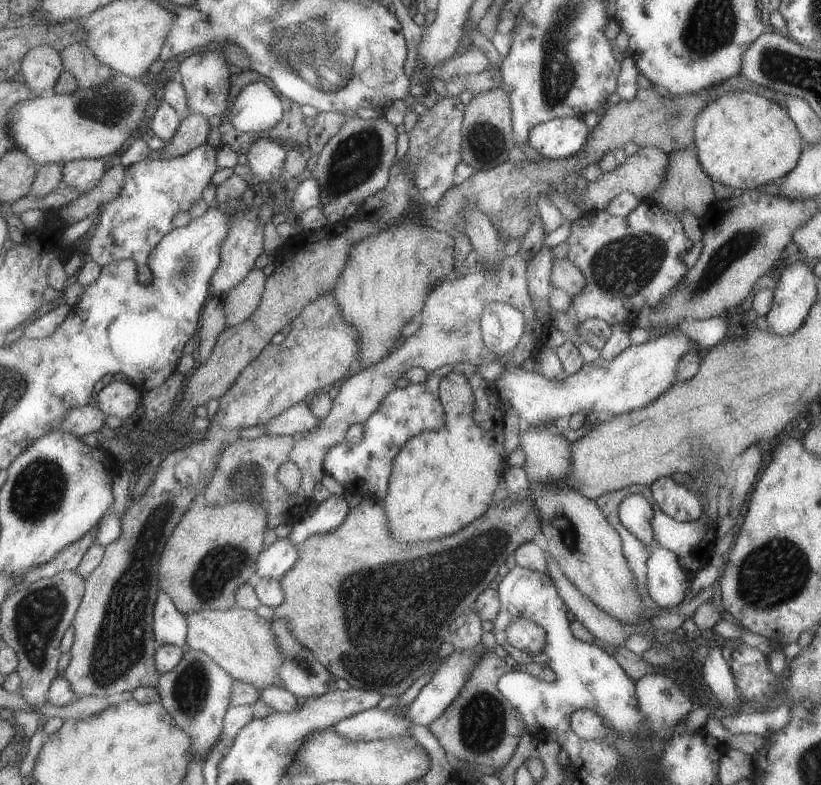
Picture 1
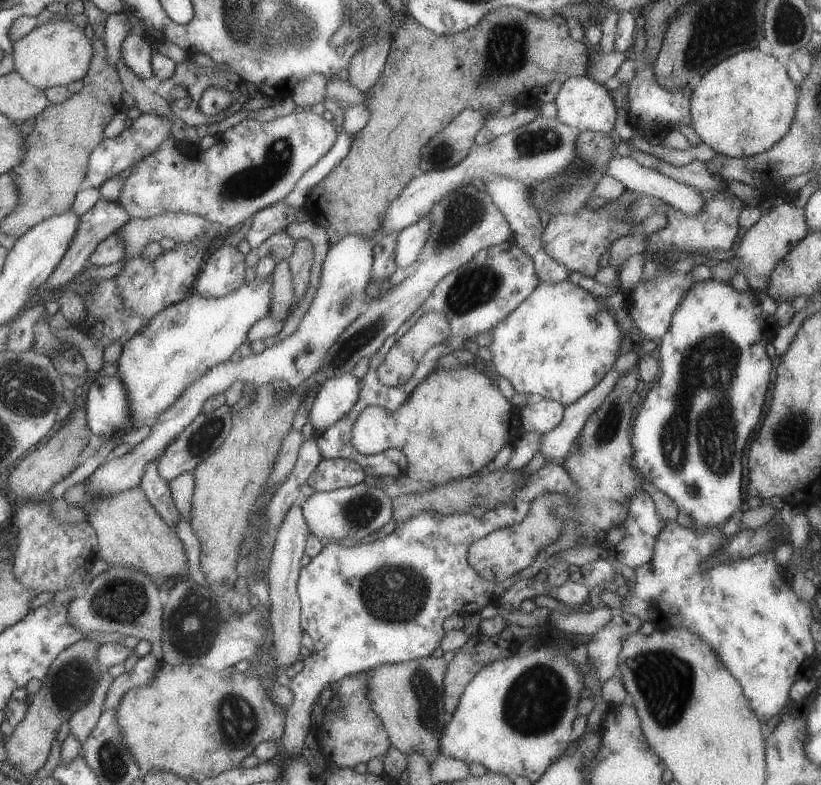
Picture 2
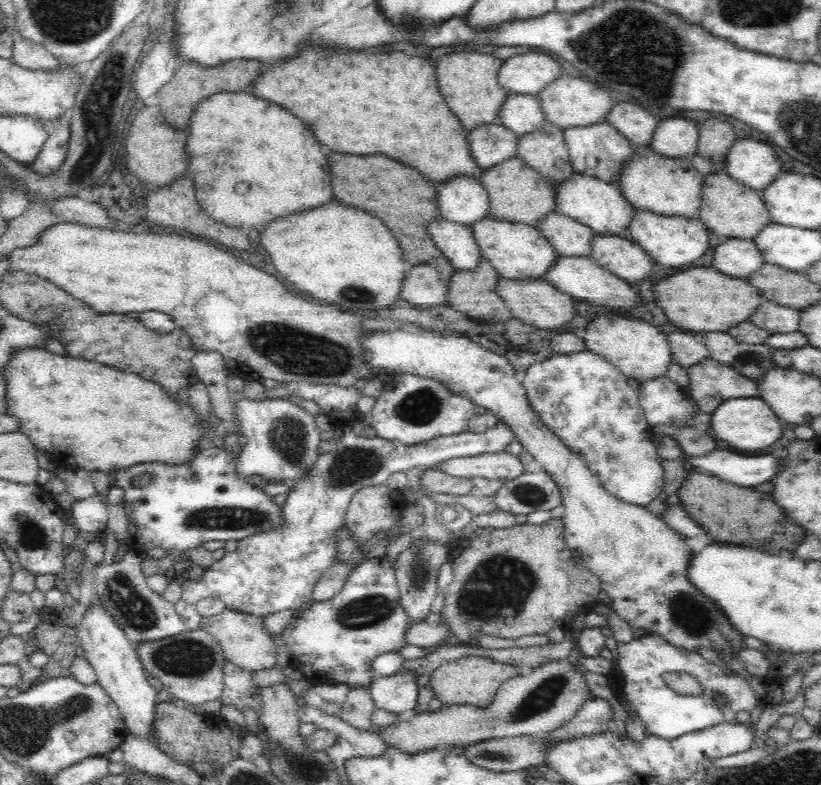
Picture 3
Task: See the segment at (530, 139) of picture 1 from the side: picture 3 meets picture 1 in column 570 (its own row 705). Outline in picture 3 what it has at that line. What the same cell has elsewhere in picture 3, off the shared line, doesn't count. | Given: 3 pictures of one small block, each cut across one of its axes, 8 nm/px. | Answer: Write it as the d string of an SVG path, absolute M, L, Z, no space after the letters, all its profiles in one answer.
M98 600L91 602L82 622L75 629L80 646L84 650L85 660L96 672L98 684L117 704L129 733L138 738L150 739L157 692L148 683L148 675L124 630L116 624L115 619Z

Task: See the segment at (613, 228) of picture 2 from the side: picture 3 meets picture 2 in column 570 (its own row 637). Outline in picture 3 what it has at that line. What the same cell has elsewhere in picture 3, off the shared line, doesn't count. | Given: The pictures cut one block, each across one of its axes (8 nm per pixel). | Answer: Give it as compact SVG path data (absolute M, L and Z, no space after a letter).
M225 609L219 614L201 617L198 628L211 634L222 647L225 659L255 673L260 669L270 669L276 666L276 647L272 635L265 630L263 617L243 614Z

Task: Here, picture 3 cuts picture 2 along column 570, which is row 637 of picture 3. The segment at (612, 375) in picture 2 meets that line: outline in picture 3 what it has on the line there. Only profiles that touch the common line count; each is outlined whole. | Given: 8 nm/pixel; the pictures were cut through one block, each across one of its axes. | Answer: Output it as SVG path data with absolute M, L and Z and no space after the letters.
M430 613L422 620L412 620L406 628L404 634L406 644L426 648L428 646L438 646L444 642L452 640L448 625L442 621L438 613Z

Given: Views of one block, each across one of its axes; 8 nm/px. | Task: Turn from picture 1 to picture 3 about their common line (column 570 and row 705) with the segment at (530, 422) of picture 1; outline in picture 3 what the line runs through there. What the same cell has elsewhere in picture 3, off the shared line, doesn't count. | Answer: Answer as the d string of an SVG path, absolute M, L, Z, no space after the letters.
M414 674L373 679L368 687L376 709L407 716L416 706L418 686Z

